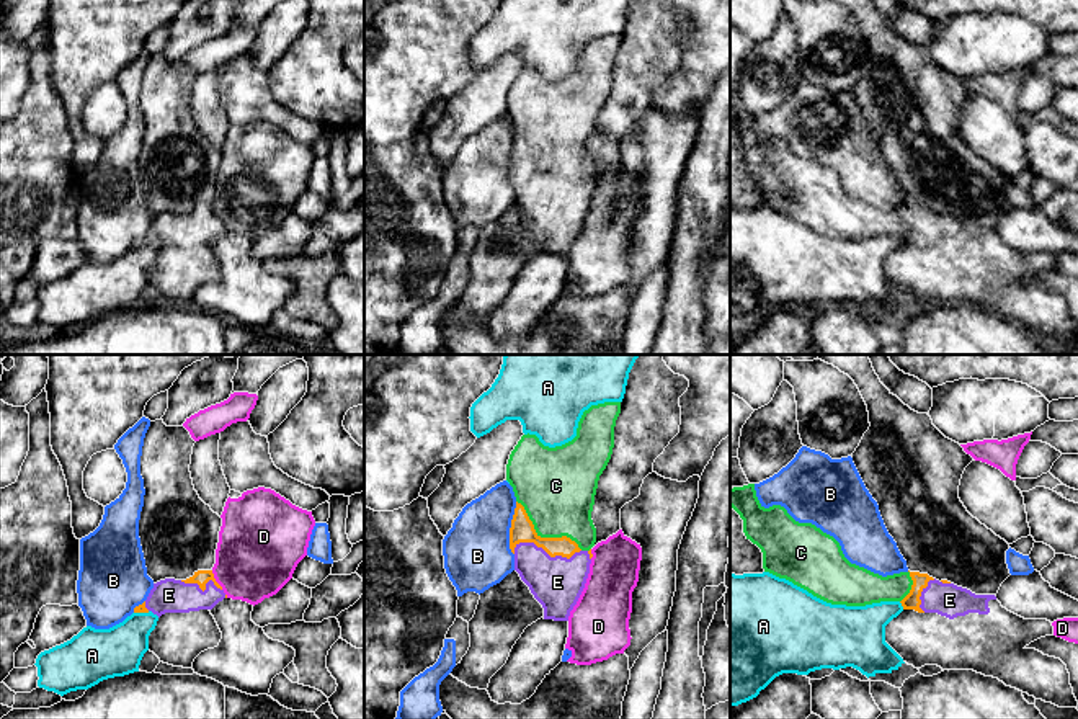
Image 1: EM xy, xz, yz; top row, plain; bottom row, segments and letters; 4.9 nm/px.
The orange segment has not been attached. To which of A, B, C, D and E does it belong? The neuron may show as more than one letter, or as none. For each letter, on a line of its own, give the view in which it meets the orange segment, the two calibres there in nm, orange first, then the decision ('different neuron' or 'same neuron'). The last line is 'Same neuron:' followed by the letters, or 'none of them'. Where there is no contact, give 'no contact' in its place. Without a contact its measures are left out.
A: contact in yz; calibres 80 and 260 nm; different neuron
B: contact in xz; calibres 120 and 320 nm; different neuron
C: contact in xz; calibres 120 and 380 nm; same neuron
D: contact in xy; calibres 80 and 400 nm; different neuron
E: contact in xz; calibres 120 and 260 nm; same neuron
Same neuron: C, E

